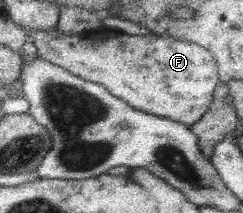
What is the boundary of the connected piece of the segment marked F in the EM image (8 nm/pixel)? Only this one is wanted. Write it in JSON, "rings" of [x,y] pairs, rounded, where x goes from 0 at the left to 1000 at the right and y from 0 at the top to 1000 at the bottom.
{"rings":[[[416,122],[407,136],[329,160],[267,160],[235,131],[119,150],[115,188],[140,197],[160,268],[202,282],[309,343],[346,371],[432,399],[469,451],[523,474],[556,507],[638,545],[667,545],[790,592],[819,573],[877,498],[893,408],[909,385],[901,300],[864,235],[827,207],[737,188],[733,174],[613,155],[605,164],[527,164]]]}

